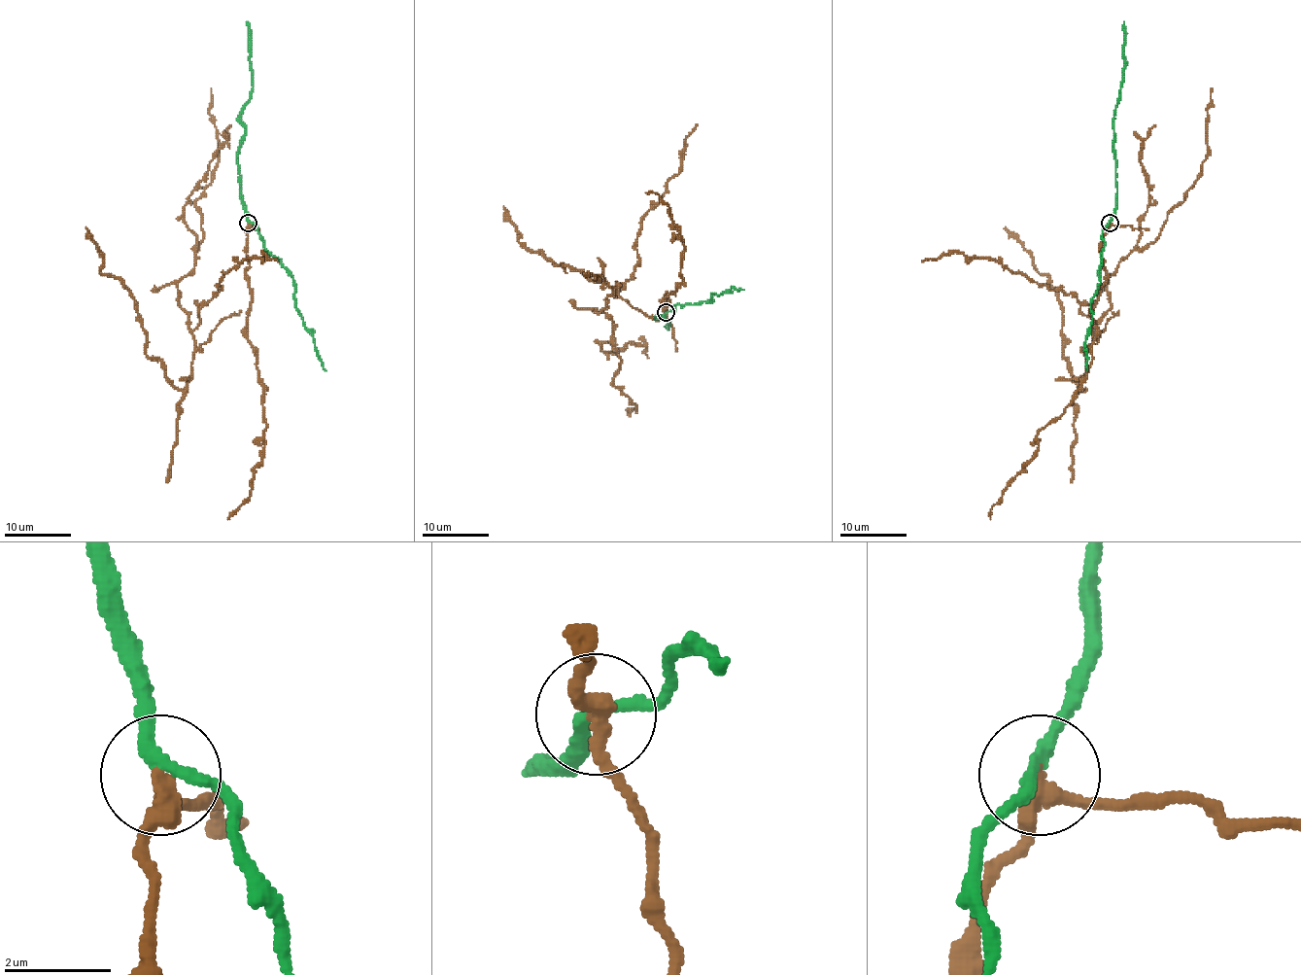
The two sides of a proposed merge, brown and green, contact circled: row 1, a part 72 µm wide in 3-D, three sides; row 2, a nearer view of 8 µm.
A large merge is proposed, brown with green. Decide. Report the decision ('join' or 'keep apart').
keep apart

